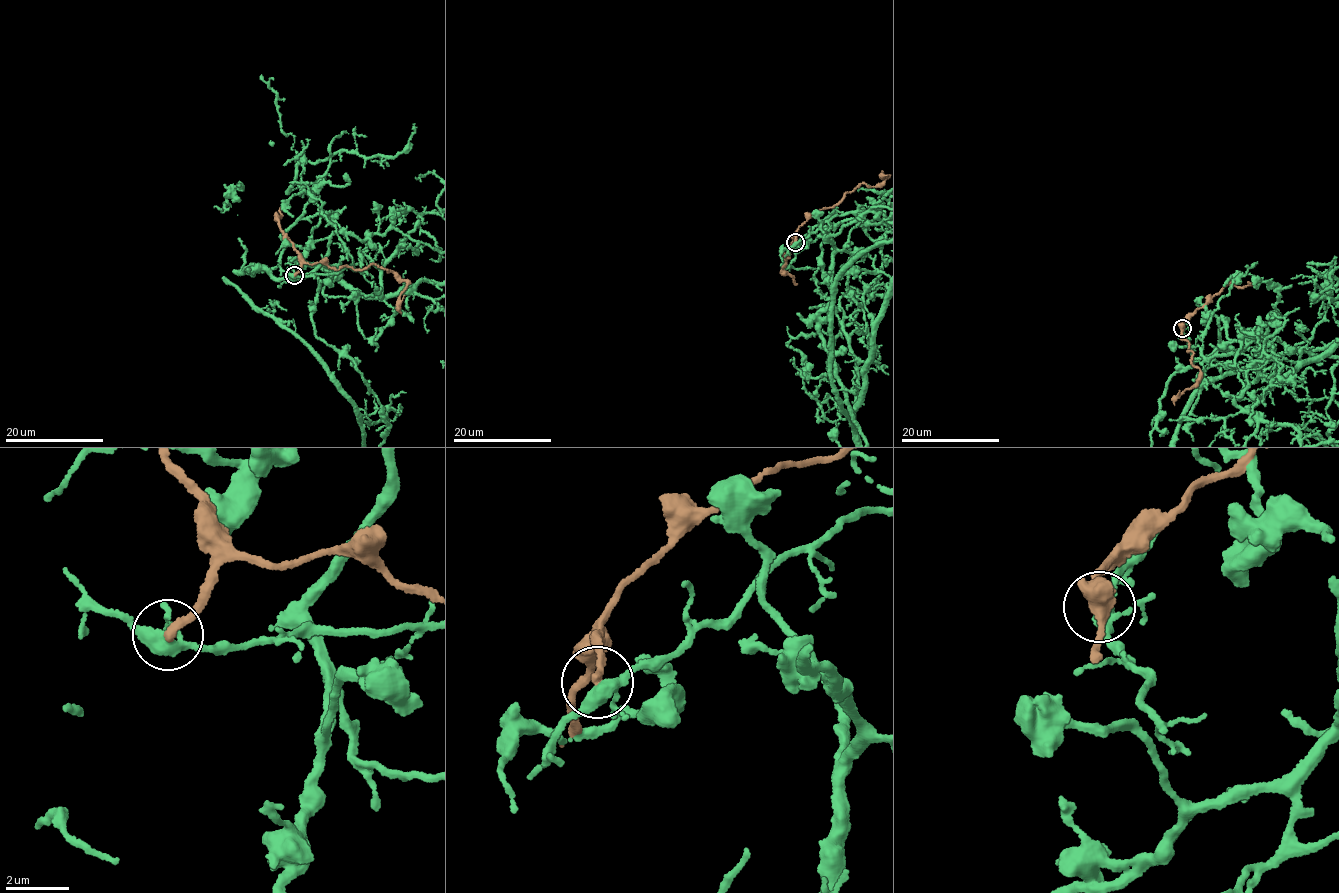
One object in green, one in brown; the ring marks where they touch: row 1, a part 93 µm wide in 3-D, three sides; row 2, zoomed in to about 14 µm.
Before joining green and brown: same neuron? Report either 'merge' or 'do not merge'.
do not merge

